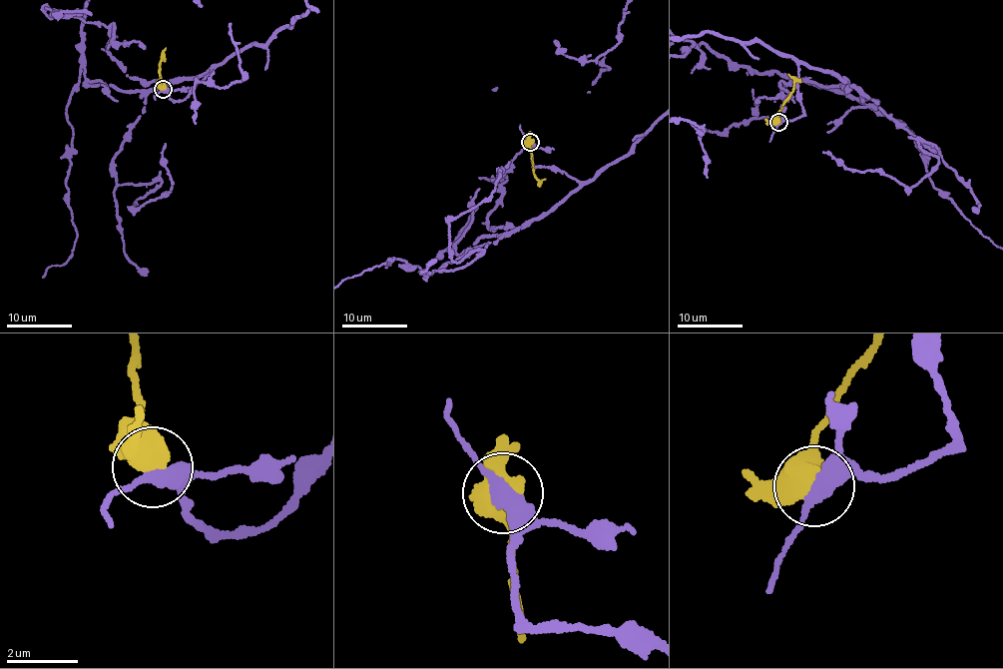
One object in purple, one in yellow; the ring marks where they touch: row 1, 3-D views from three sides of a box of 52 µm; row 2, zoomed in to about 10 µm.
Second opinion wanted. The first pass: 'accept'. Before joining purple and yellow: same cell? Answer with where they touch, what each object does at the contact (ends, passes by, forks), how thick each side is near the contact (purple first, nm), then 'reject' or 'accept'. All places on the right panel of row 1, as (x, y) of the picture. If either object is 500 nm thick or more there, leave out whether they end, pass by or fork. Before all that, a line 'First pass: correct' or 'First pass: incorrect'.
First pass: incorrect
place (778, 122); calibres 380 and 750 nm; reject

